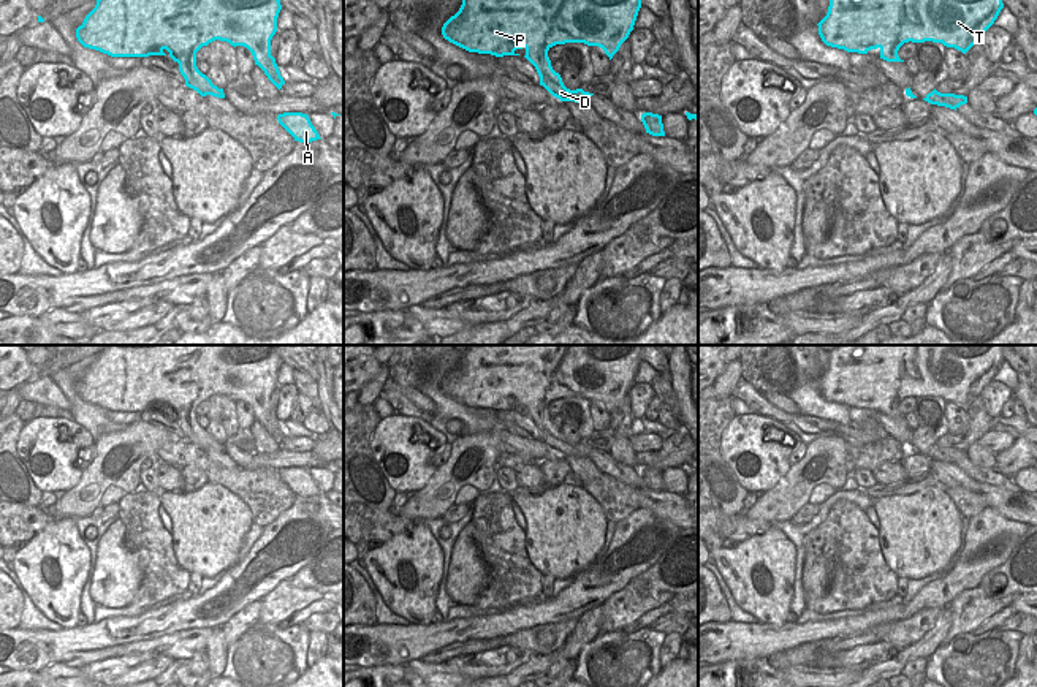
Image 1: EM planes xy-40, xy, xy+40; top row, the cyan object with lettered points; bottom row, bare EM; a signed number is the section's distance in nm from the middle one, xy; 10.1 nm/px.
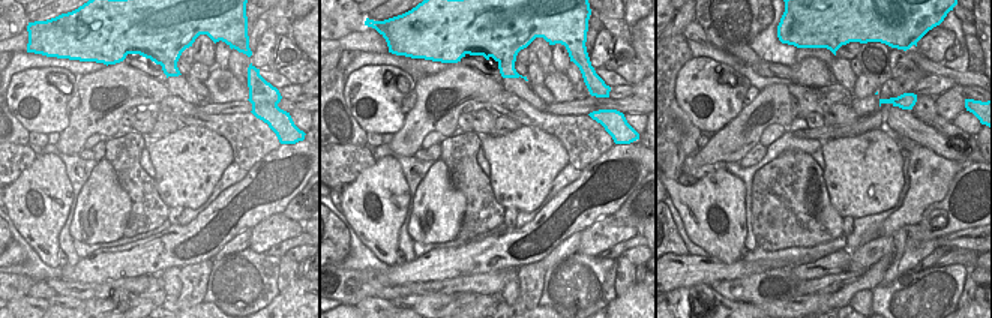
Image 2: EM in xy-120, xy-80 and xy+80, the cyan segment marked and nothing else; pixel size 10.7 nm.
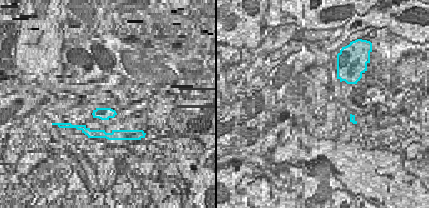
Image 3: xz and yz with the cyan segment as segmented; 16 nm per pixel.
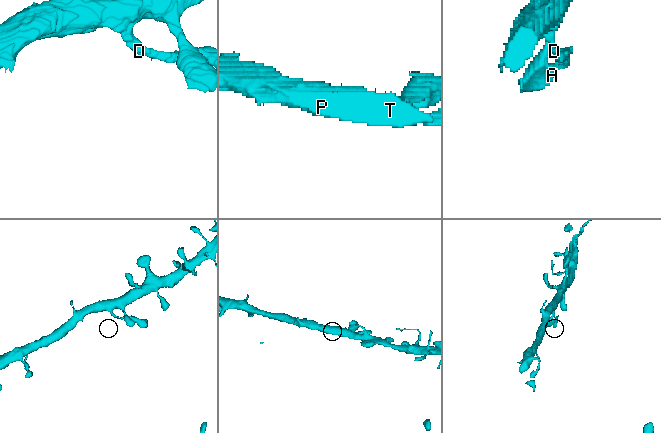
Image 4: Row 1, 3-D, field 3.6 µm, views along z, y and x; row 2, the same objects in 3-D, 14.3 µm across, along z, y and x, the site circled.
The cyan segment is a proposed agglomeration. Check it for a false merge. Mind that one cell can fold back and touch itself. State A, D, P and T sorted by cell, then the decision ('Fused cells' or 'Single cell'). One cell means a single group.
Groups: A D P T. Single cell.

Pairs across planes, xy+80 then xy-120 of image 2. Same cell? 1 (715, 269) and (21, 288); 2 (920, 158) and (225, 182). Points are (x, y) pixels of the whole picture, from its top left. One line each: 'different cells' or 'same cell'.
1: same cell
2: different cells

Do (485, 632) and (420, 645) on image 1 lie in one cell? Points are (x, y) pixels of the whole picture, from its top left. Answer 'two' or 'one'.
one

